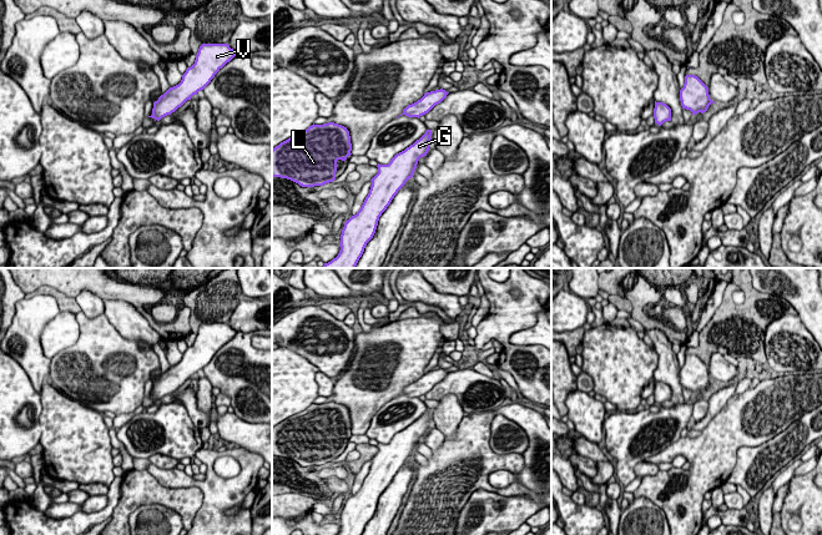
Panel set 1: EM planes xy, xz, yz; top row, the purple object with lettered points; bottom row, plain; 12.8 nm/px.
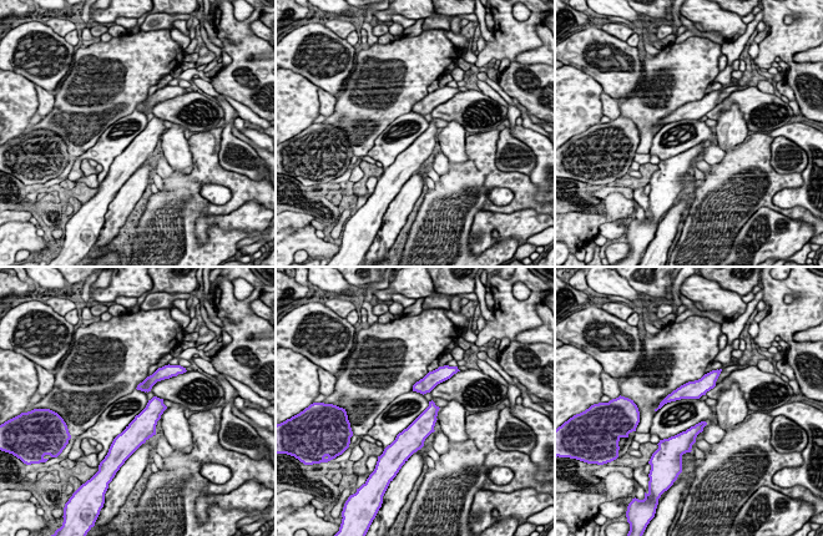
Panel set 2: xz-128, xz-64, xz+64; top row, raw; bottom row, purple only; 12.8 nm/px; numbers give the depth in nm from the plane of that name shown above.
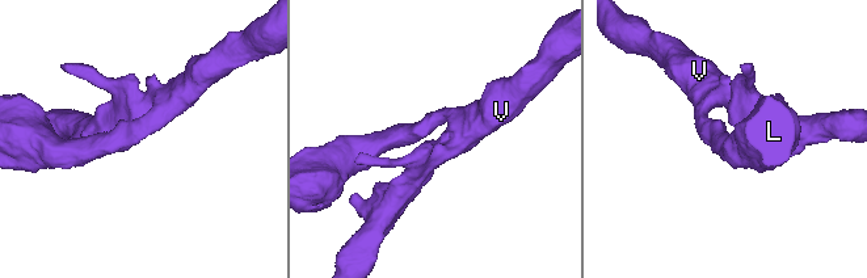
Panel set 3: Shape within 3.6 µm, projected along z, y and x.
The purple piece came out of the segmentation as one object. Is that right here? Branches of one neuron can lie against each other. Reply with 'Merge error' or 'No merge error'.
No merge error

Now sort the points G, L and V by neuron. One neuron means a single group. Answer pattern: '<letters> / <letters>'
G L V

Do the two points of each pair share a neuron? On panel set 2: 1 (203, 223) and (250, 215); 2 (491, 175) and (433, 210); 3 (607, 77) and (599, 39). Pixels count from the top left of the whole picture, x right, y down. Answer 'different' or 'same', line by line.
1: same
2: same
3: same

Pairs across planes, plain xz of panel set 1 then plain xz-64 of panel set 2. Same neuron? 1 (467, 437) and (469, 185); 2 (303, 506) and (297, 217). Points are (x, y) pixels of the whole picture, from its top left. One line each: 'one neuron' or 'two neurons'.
1: one neuron
2: one neuron

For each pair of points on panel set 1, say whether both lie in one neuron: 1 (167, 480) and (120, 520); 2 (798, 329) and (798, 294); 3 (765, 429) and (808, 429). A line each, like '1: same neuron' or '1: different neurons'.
1: different neurons
2: different neurons
3: different neurons

